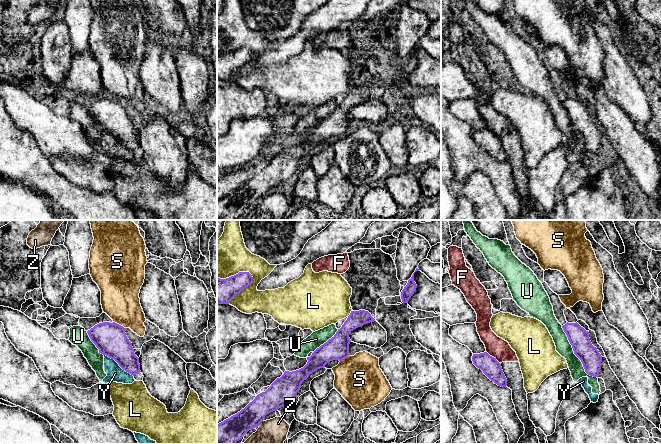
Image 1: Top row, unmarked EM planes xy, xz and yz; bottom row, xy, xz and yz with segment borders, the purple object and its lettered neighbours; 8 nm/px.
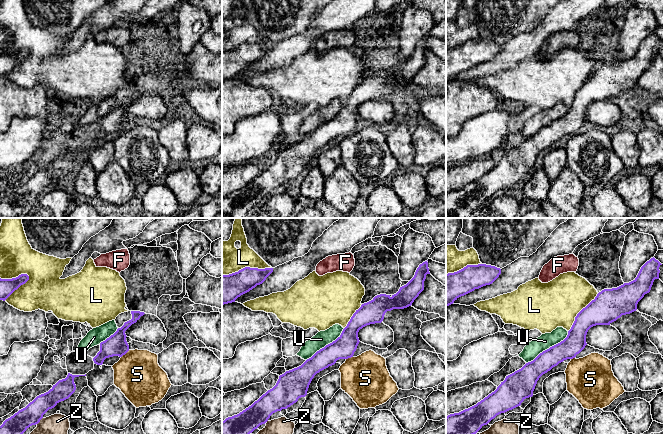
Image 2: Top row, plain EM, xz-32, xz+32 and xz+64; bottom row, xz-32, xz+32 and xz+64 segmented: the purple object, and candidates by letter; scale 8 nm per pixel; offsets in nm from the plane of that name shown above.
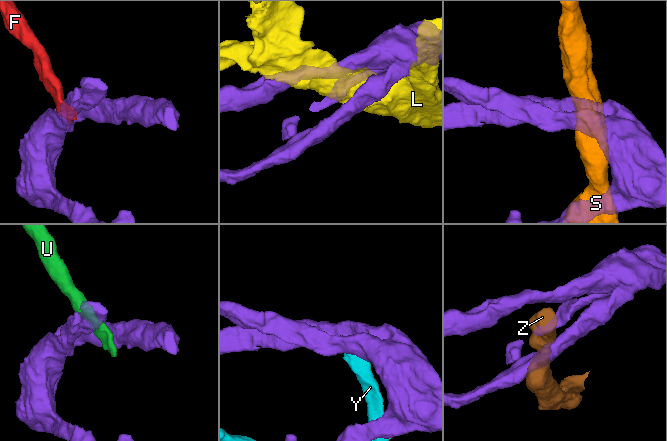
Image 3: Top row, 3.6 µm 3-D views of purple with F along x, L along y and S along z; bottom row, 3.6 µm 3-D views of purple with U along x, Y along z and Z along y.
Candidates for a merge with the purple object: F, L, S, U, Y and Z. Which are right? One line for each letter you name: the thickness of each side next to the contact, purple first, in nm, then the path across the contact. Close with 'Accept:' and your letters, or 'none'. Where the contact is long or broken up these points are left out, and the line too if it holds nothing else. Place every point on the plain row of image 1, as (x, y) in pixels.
Accept: none

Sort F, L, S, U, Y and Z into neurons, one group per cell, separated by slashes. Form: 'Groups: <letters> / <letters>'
Groups: F / L / S / U Y / Z

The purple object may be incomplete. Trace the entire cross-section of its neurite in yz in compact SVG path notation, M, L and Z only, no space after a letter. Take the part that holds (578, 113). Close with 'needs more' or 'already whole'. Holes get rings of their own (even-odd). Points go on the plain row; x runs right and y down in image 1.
M567 98L562 104L572 121L574 130L581 136L585 148L590 152L598 153L601 145L602 132L597 124L592 121L589 108L577 98Z | already whole

